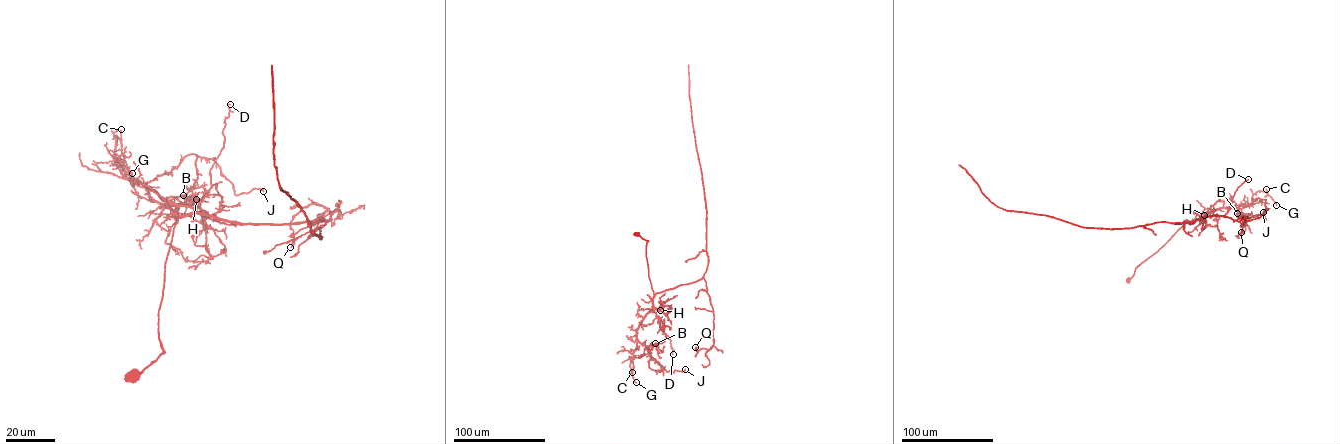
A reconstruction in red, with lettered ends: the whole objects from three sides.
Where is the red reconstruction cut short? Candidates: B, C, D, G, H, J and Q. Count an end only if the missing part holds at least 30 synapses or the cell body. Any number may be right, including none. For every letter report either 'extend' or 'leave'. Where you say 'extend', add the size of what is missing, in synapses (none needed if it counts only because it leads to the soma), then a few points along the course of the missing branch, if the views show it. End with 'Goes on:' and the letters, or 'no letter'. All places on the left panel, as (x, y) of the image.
B: leave
C: leave
D: leave
G: leave
H: leave
J: leave
Q: leave
Goes on: no letter

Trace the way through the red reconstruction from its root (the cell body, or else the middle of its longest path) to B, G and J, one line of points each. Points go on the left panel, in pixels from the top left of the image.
B: (133, 377), (163, 351), (158, 311), (180, 217), (155, 191), (133, 181), (160, 203), (183, 205), (183, 195)
G: (133, 377), (163, 351), (158, 311), (180, 217), (155, 191), (123, 175), (115, 136), (132, 173)
J: (133, 377), (163, 351), (158, 311), (180, 217), (133, 181), (196, 154), (235, 194), (263, 191)

